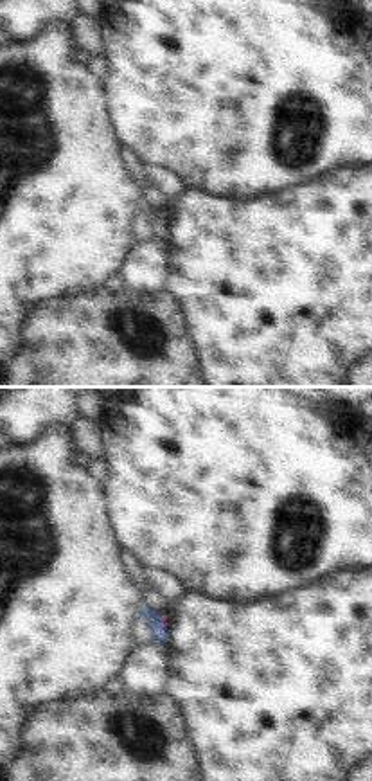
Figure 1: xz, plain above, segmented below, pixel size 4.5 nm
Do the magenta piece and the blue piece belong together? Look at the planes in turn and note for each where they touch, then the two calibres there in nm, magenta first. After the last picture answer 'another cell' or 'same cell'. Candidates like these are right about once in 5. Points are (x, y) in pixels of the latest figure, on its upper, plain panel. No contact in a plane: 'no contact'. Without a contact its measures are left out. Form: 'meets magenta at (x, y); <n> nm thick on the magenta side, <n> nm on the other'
meets magenta at (160, 215); 30 nm thick on the magenta side, 80 nm on the other

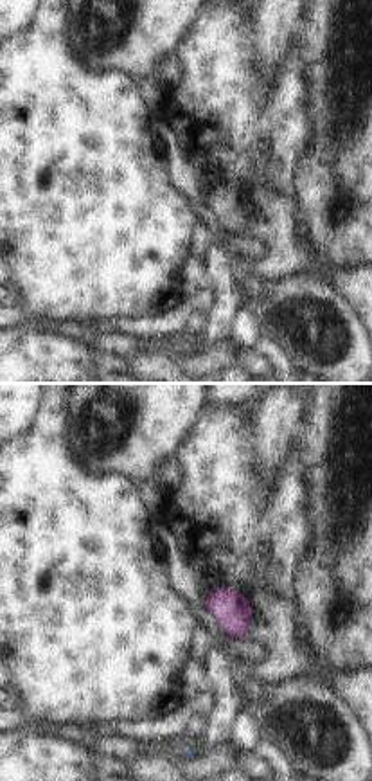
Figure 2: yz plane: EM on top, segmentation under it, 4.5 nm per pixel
no contact

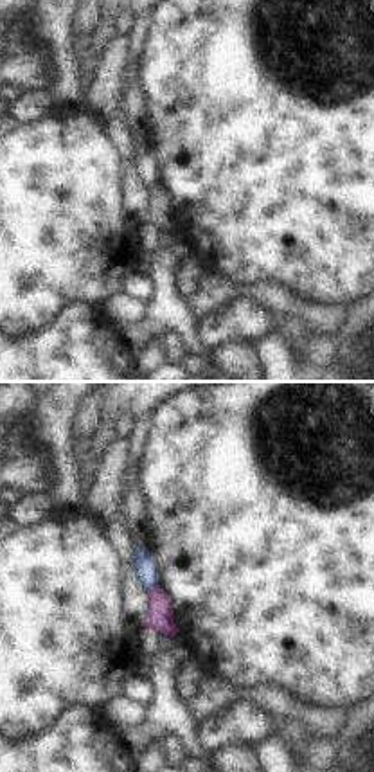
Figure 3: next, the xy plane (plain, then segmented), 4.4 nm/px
meets magenta at (151, 184); 120 nm thick on the magenta side, 100 nm on the other

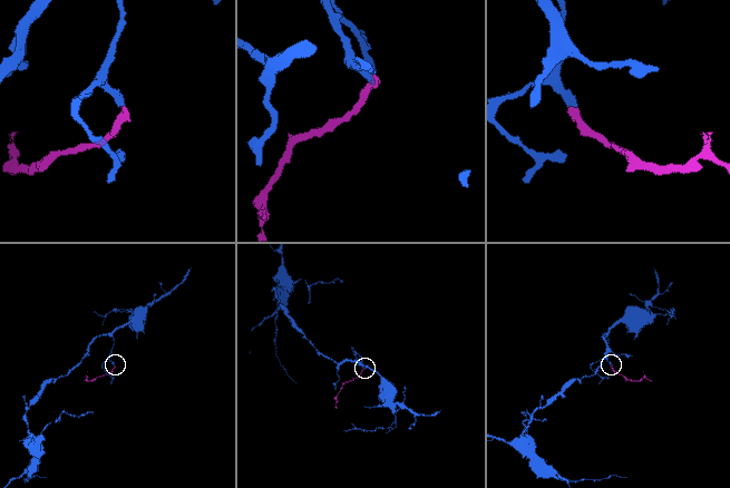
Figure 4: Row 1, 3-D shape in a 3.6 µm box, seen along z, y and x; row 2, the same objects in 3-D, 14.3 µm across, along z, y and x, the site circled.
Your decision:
another cell

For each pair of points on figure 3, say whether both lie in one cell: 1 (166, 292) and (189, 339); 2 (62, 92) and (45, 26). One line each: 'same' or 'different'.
1: same
2: same

